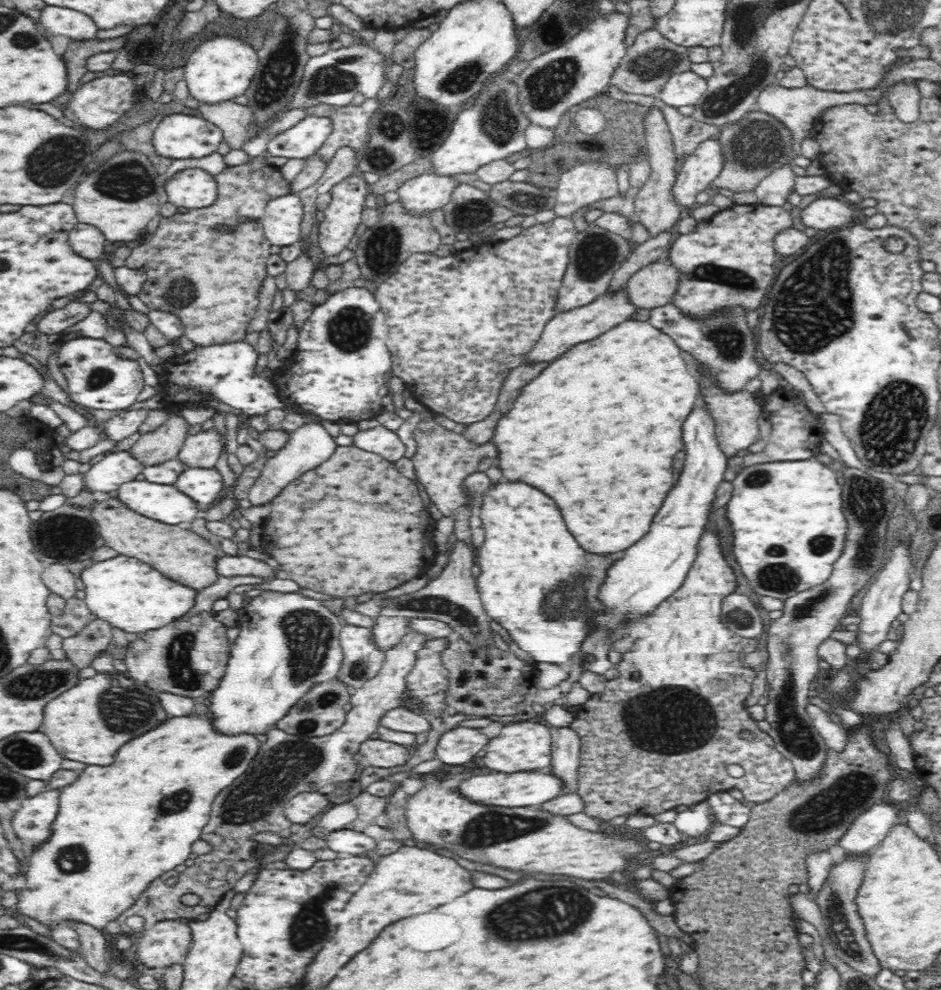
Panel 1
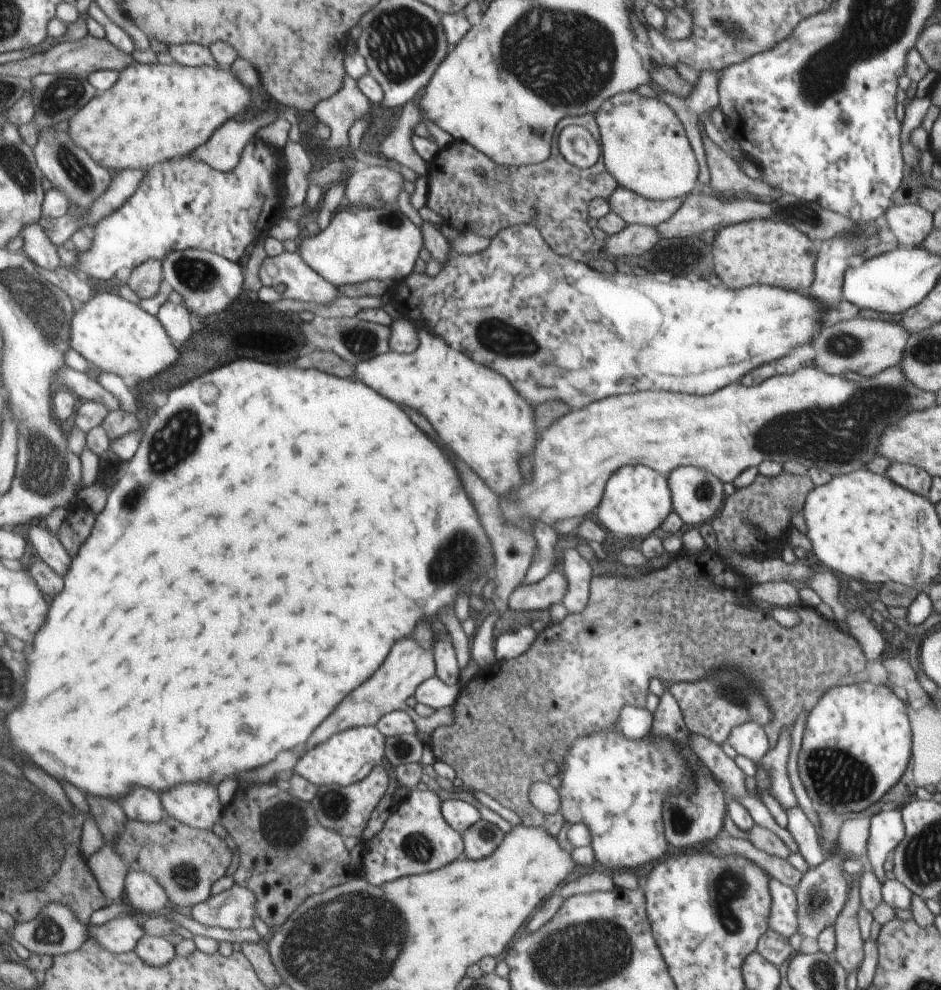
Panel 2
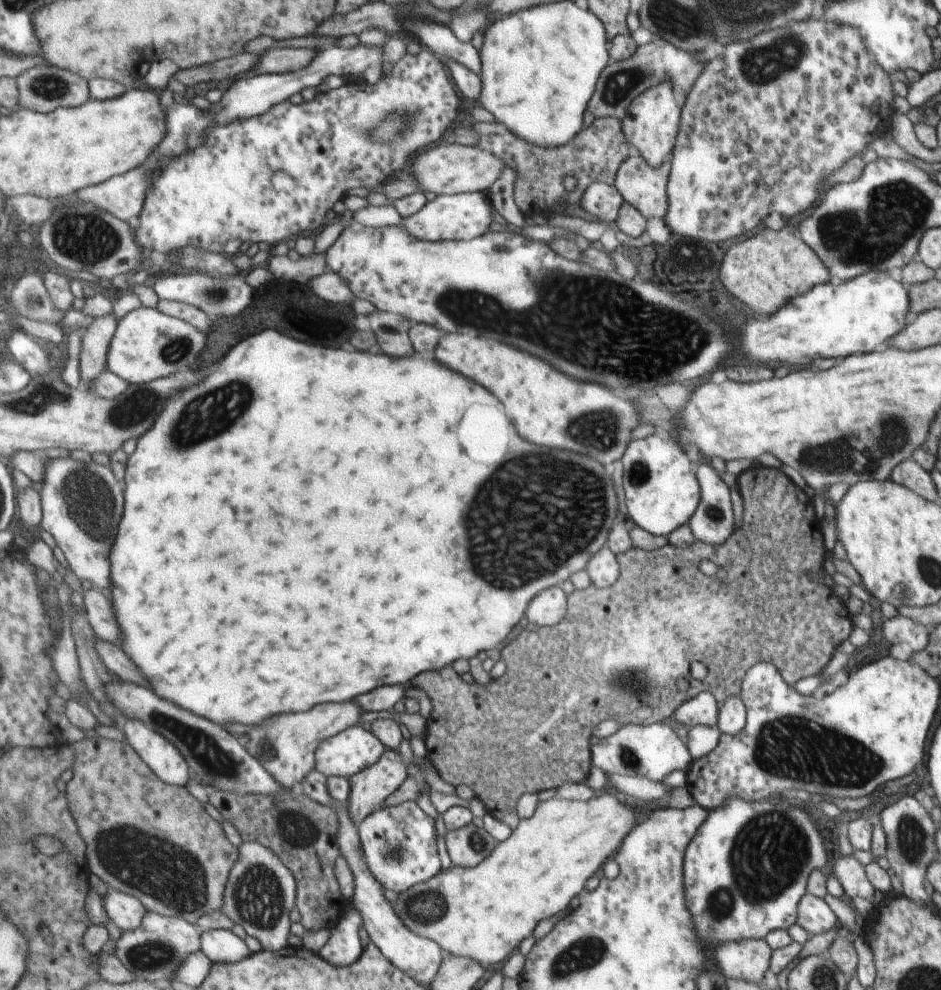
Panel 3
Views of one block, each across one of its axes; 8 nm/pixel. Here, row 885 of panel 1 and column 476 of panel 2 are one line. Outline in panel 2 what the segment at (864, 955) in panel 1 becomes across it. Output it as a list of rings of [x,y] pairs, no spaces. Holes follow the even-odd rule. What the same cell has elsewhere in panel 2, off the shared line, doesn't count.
[[[481,819],[463,834],[466,859],[478,861],[491,856],[504,841],[506,833],[502,832],[496,824]]]

